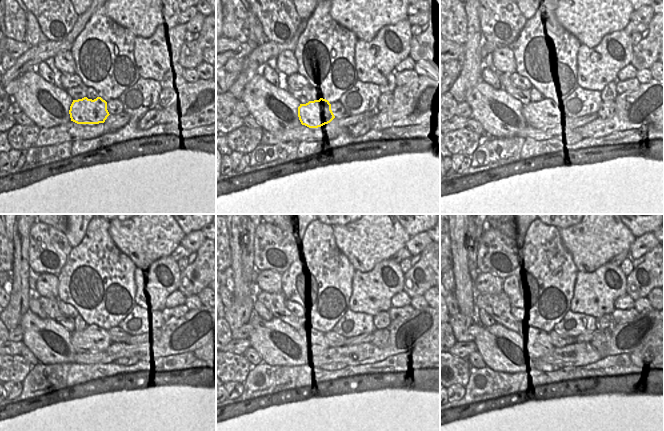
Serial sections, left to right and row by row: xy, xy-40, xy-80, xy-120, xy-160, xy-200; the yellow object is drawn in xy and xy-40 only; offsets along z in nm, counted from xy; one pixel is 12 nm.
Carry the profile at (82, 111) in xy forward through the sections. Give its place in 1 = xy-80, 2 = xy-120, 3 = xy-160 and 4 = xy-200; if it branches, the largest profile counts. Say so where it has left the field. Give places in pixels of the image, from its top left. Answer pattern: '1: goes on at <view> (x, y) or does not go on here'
1: goes on at xy-80 (543, 113)
2: goes on at xy-120 (93, 338)
3: goes on at xy-160 (314, 341)
4: goes on at xy-200 (537, 342)

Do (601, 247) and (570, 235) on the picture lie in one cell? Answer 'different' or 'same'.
same

